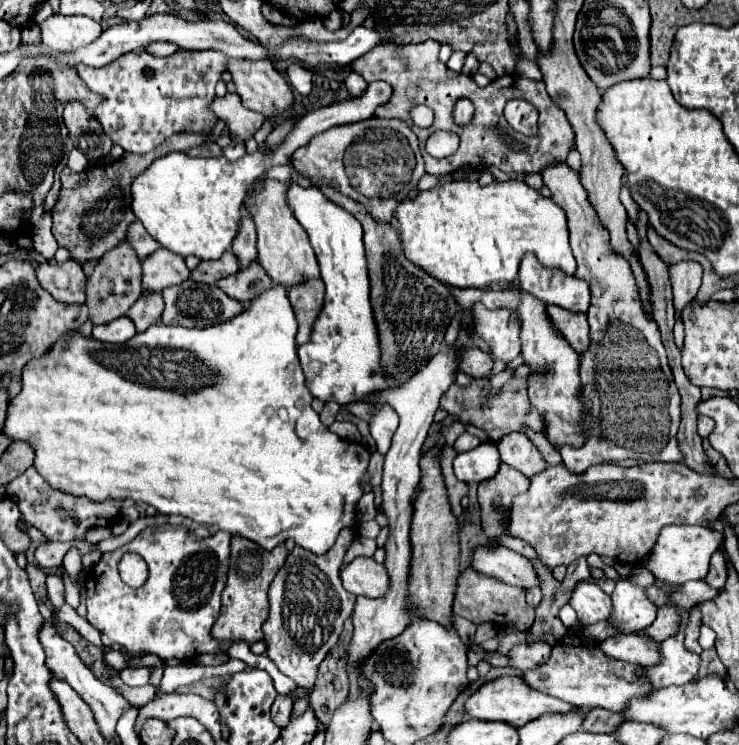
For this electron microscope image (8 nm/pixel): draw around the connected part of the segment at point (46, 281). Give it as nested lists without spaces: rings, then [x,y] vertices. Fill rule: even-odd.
[[[76,261],[44,263],[36,269],[40,285],[62,303],[84,303],[86,275]]]

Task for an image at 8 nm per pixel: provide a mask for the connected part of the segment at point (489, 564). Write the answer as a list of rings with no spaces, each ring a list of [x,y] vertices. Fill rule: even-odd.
[[[478,545],[472,551],[470,565],[478,573],[504,581],[508,585],[516,585],[522,589],[538,585],[536,571],[532,569],[530,561],[502,545]]]

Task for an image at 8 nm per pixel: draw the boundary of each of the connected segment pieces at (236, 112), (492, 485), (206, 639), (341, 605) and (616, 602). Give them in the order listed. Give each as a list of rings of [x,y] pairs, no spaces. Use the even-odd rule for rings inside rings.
[[[226,93],[222,99],[214,99],[212,111],[216,113],[218,119],[226,123],[226,127],[230,129],[230,137],[236,137],[242,141],[252,139],[254,133],[264,123],[264,115],[244,109],[236,93]]]
[[[500,461],[500,469],[492,479],[482,481],[478,485],[478,501],[482,507],[482,513],[480,513],[482,527],[490,539],[506,533],[504,519],[510,511],[508,505],[510,505],[512,497],[516,493],[526,491],[528,485],[530,485],[530,479],[524,477],[524,473],[512,469],[504,461]]]
[[[162,525],[162,527],[148,527],[144,529],[134,541],[120,547],[114,557],[134,551],[138,553],[150,569],[146,585],[140,589],[134,589],[126,585],[116,569],[116,561],[108,563],[108,553],[102,555],[100,563],[94,565],[94,569],[86,575],[86,607],[88,615],[86,619],[102,633],[102,643],[106,649],[118,645],[126,647],[128,651],[142,651],[142,653],[154,653],[162,659],[192,659],[194,655],[202,653],[214,653],[222,647],[216,637],[212,637],[212,625],[216,623],[216,617],[220,615],[220,593],[226,583],[226,573],[230,565],[230,533],[218,531],[206,539],[190,537],[186,527],[178,525]]]
[[[356,525],[342,529],[332,549],[328,549],[328,553],[324,555],[308,553],[306,549],[300,549],[296,545],[270,585],[270,615],[264,623],[266,655],[284,675],[288,675],[300,687],[314,687],[318,665],[336,645],[344,629],[344,621],[352,615],[352,609],[356,605],[356,595],[348,593],[342,587],[338,575],[340,567],[344,565],[346,549],[354,541],[354,537]]]
[[[618,581],[612,593],[612,613],[610,623],[620,629],[620,633],[634,633],[638,629],[650,627],[656,619],[656,605],[648,601],[642,587],[634,587],[628,581]]]

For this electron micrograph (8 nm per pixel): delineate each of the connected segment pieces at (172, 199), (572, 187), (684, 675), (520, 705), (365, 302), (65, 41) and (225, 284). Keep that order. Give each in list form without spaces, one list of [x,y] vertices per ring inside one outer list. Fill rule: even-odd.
[[[374,81],[368,83],[366,93],[362,93],[360,97],[348,97],[332,105],[308,111],[296,123],[296,127],[280,145],[280,149],[272,155],[256,151],[254,155],[246,153],[244,157],[232,163],[226,157],[204,159],[188,157],[186,153],[168,153],[156,159],[142,173],[142,177],[136,177],[132,181],[132,211],[136,219],[144,225],[144,229],[172,253],[178,253],[182,257],[194,255],[198,259],[218,259],[236,237],[244,197],[248,193],[248,187],[256,181],[256,177],[262,177],[264,171],[268,171],[274,165],[290,163],[292,153],[298,147],[306,145],[312,135],[336,125],[372,119],[374,111],[380,105],[388,103],[390,97],[392,87],[384,81]]]
[[[558,161],[556,165],[546,165],[542,171],[544,185],[550,187],[552,199],[564,207],[568,217],[568,231],[570,231],[570,247],[576,257],[576,273],[574,277],[586,281],[592,291],[592,301],[588,309],[588,323],[590,323],[590,349],[580,355],[580,377],[584,383],[582,395],[586,405],[592,407],[592,431],[586,435],[590,437],[582,449],[560,449],[564,465],[574,471],[582,473],[590,465],[604,463],[604,461],[622,461],[622,459],[642,459],[642,461],[682,461],[682,453],[676,443],[676,431],[680,423],[680,395],[672,379],[672,371],[666,359],[664,345],[660,341],[660,333],[656,323],[644,313],[636,281],[632,269],[626,259],[618,253],[612,253],[608,245],[608,233],[598,221],[596,211],[590,207],[586,199],[586,191],[580,185],[578,171],[574,171],[568,163]]]
[[[678,607],[678,615],[680,615],[680,627],[678,627],[678,633],[668,637],[666,641],[658,643],[658,649],[660,649],[660,661],[656,665],[650,665],[650,667],[642,667],[644,669],[644,677],[648,677],[648,681],[652,681],[652,687],[654,689],[664,689],[668,685],[684,685],[684,683],[690,683],[694,681],[698,669],[700,669],[700,655],[684,649],[684,625],[688,625],[688,613],[686,609]]]
[[[504,675],[504,677],[498,677],[494,681],[480,685],[480,689],[476,689],[468,697],[468,701],[464,703],[464,709],[466,709],[468,717],[476,717],[476,719],[484,719],[484,721],[508,721],[508,725],[522,727],[524,723],[538,719],[544,713],[566,713],[576,707],[572,703],[564,703],[556,697],[530,689],[520,677]]]
[[[290,183],[286,199],[294,217],[310,237],[326,285],[326,301],[314,323],[314,333],[310,341],[298,349],[308,389],[322,401],[346,405],[352,401],[364,401],[372,391],[396,387],[396,381],[390,381],[380,373],[380,349],[370,305],[362,225],[346,209],[326,199],[316,185],[300,187]]]
[[[52,15],[42,23],[42,29],[44,45],[60,53],[72,53],[72,49],[80,49],[82,45],[92,43],[102,33],[100,23],[82,15]]]
[[[252,261],[252,265],[248,265],[248,269],[240,269],[238,273],[220,279],[218,287],[226,295],[230,295],[242,303],[252,303],[252,299],[256,299],[260,293],[264,293],[272,287],[272,279],[268,277],[268,273],[264,271],[264,267],[258,261]]]

